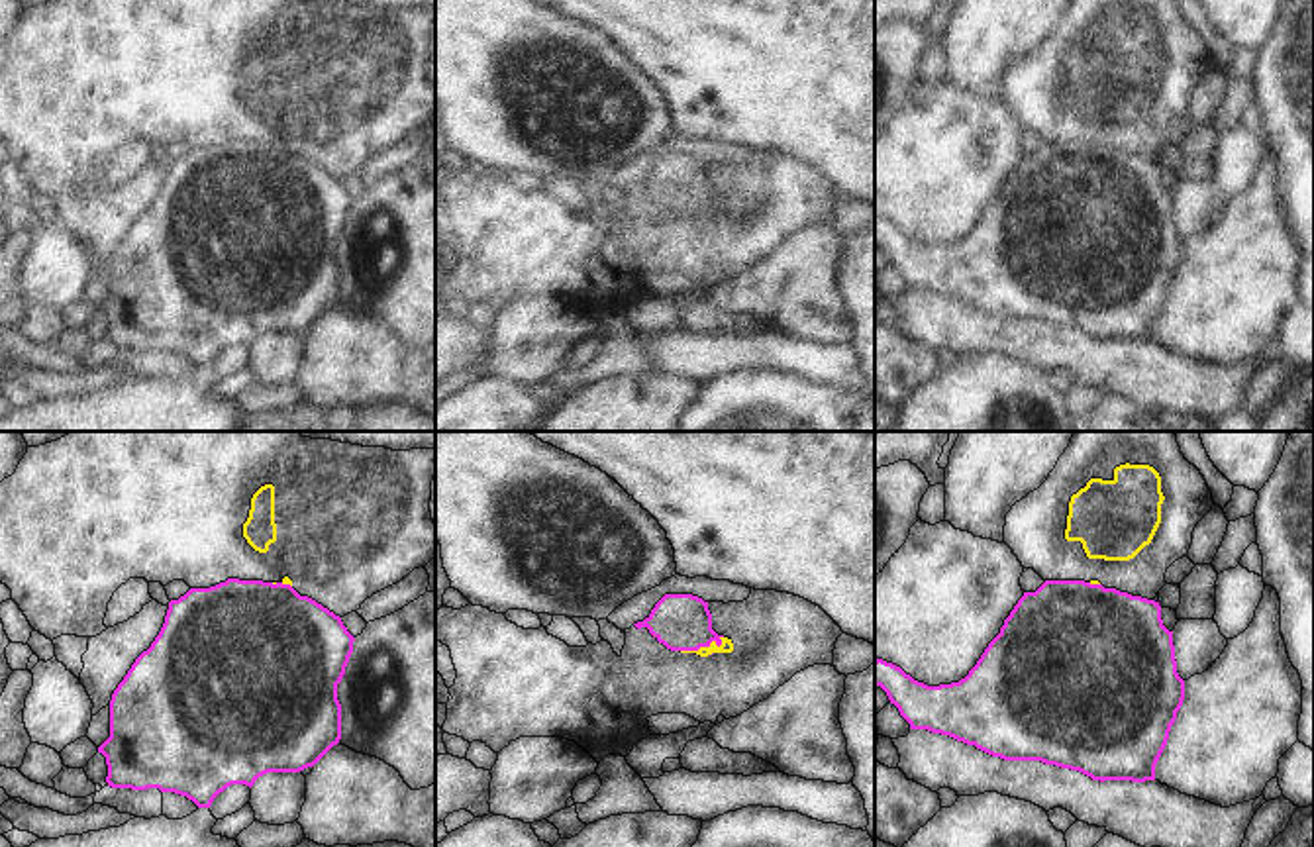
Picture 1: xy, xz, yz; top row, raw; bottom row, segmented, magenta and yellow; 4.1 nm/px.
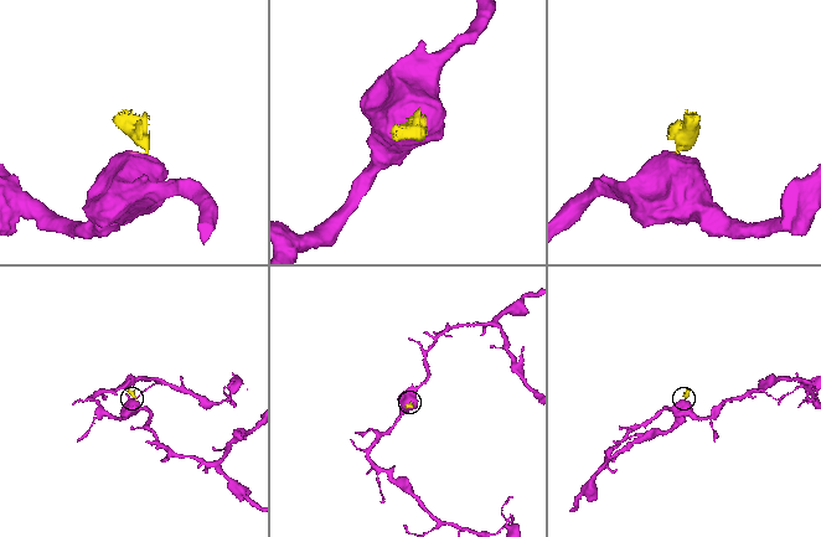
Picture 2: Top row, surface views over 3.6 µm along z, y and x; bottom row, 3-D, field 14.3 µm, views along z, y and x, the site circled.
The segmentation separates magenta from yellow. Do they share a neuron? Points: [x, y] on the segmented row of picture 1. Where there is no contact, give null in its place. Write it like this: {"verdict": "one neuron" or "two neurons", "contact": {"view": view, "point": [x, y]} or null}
{"verdict": "two neurons", "contact": {"view": "xz", "point": [705, 646]}}

